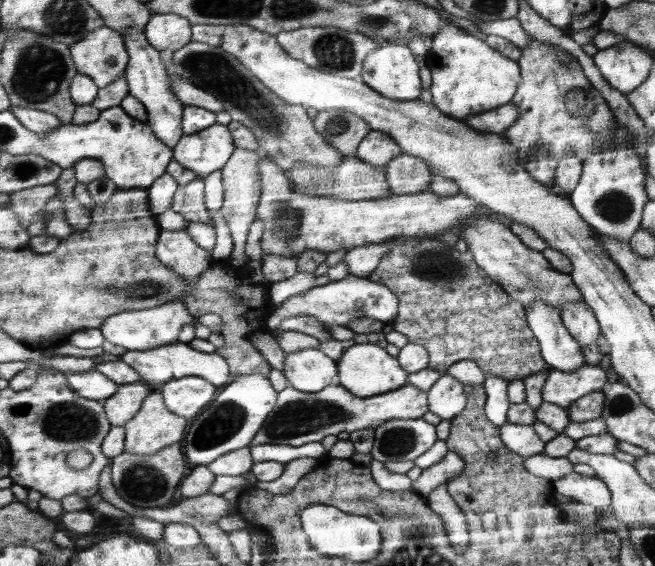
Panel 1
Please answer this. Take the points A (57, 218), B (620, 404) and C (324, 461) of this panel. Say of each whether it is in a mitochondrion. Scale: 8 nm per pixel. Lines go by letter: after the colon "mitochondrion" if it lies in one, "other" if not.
A: other
B: mitochondrion
C: other

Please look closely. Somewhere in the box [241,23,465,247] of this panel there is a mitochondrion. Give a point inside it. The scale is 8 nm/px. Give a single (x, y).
(335, 51)

